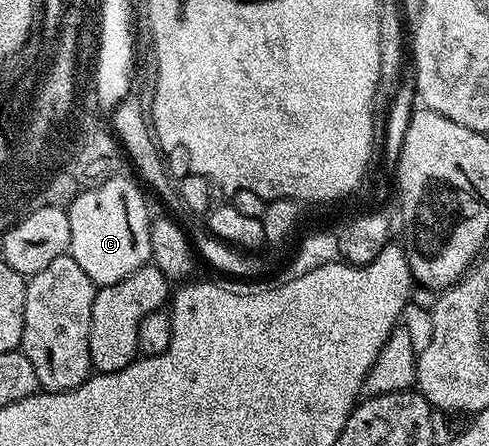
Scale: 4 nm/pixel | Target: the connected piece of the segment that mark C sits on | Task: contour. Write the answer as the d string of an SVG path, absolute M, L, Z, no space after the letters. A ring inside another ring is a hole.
M111 177L98 186L79 193L70 204L70 238L69 255L74 258L76 265L88 273L88 277L98 287L113 287L115 283L136 273L141 267L151 262L150 258L150 221L152 212L146 208L146 199L142 191L130 179Z

